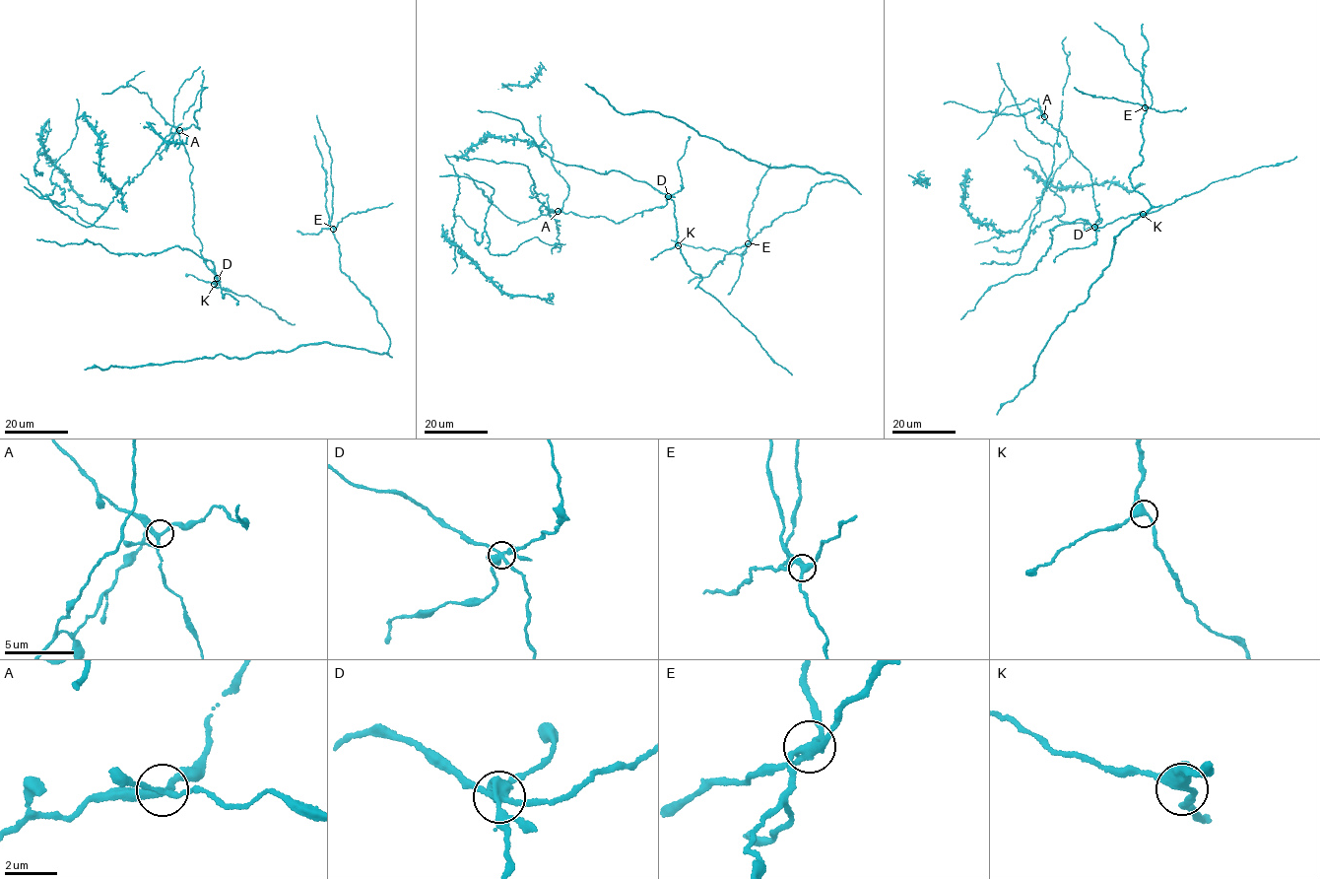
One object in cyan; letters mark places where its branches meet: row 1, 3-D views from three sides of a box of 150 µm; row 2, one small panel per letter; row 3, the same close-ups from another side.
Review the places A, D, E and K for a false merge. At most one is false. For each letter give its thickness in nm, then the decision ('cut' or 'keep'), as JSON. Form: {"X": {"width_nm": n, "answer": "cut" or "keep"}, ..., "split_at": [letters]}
{"A": {"width_nm": 240, "answer": "keep"}, "D": {"width_nm": 400, "answer": "keep"}, "E": {"width_nm": 340, "answer": "cut"}, "K": {"width_nm": 380, "answer": "keep"}, "split_at": ["E"]}

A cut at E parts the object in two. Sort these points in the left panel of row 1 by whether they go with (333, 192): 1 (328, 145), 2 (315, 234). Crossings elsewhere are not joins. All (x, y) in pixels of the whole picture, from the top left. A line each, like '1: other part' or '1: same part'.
1: same part
2: same part

